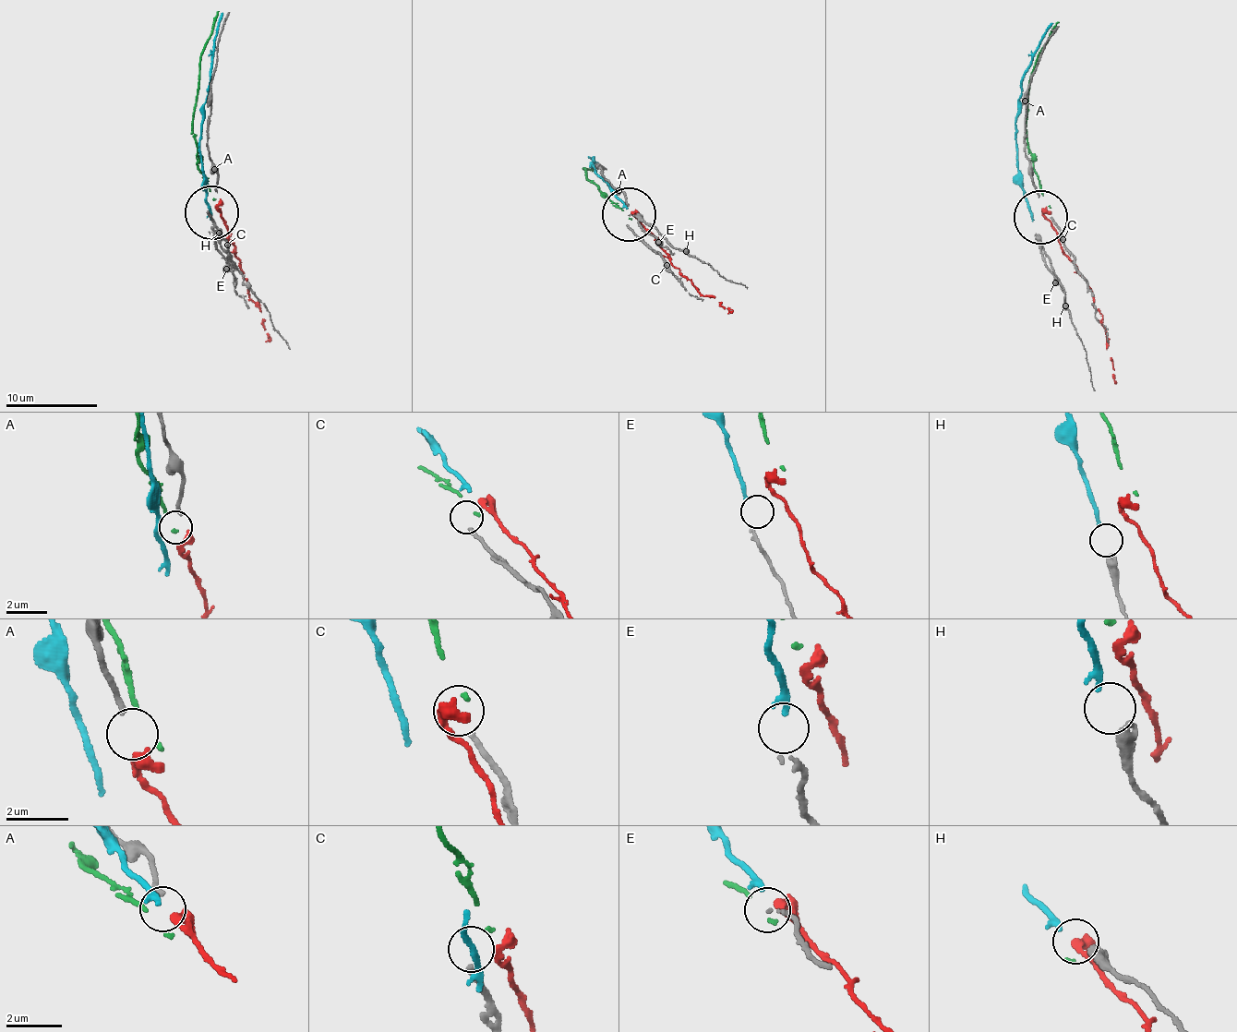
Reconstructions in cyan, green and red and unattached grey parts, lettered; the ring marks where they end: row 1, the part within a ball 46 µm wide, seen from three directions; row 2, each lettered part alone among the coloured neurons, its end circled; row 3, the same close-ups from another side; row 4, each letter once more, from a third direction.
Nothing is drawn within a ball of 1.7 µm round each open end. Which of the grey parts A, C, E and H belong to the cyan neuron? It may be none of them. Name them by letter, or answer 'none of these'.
H

